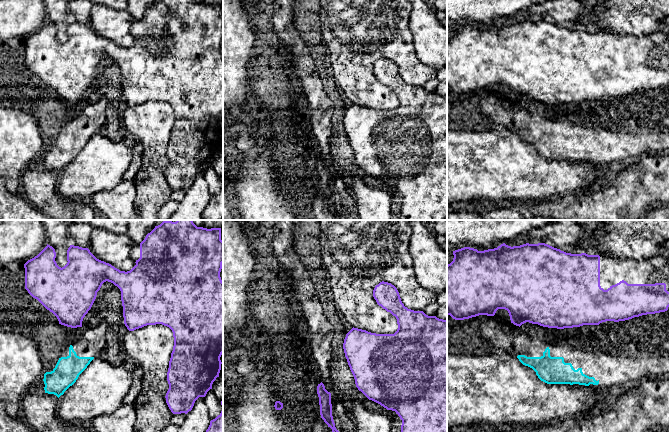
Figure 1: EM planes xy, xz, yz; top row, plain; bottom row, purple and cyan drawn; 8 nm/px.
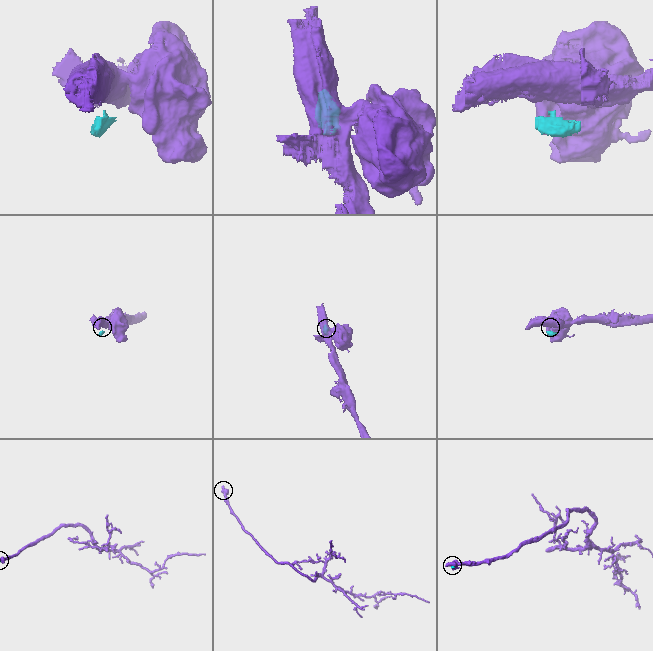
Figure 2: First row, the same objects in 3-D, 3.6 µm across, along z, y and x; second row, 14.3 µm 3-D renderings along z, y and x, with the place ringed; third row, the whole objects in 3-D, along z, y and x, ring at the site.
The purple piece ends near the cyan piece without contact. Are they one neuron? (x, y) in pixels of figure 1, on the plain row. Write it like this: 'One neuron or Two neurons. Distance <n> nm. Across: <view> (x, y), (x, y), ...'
Two neurons. Distance 140 nm. Across: xy (71, 103), (71, 121)

